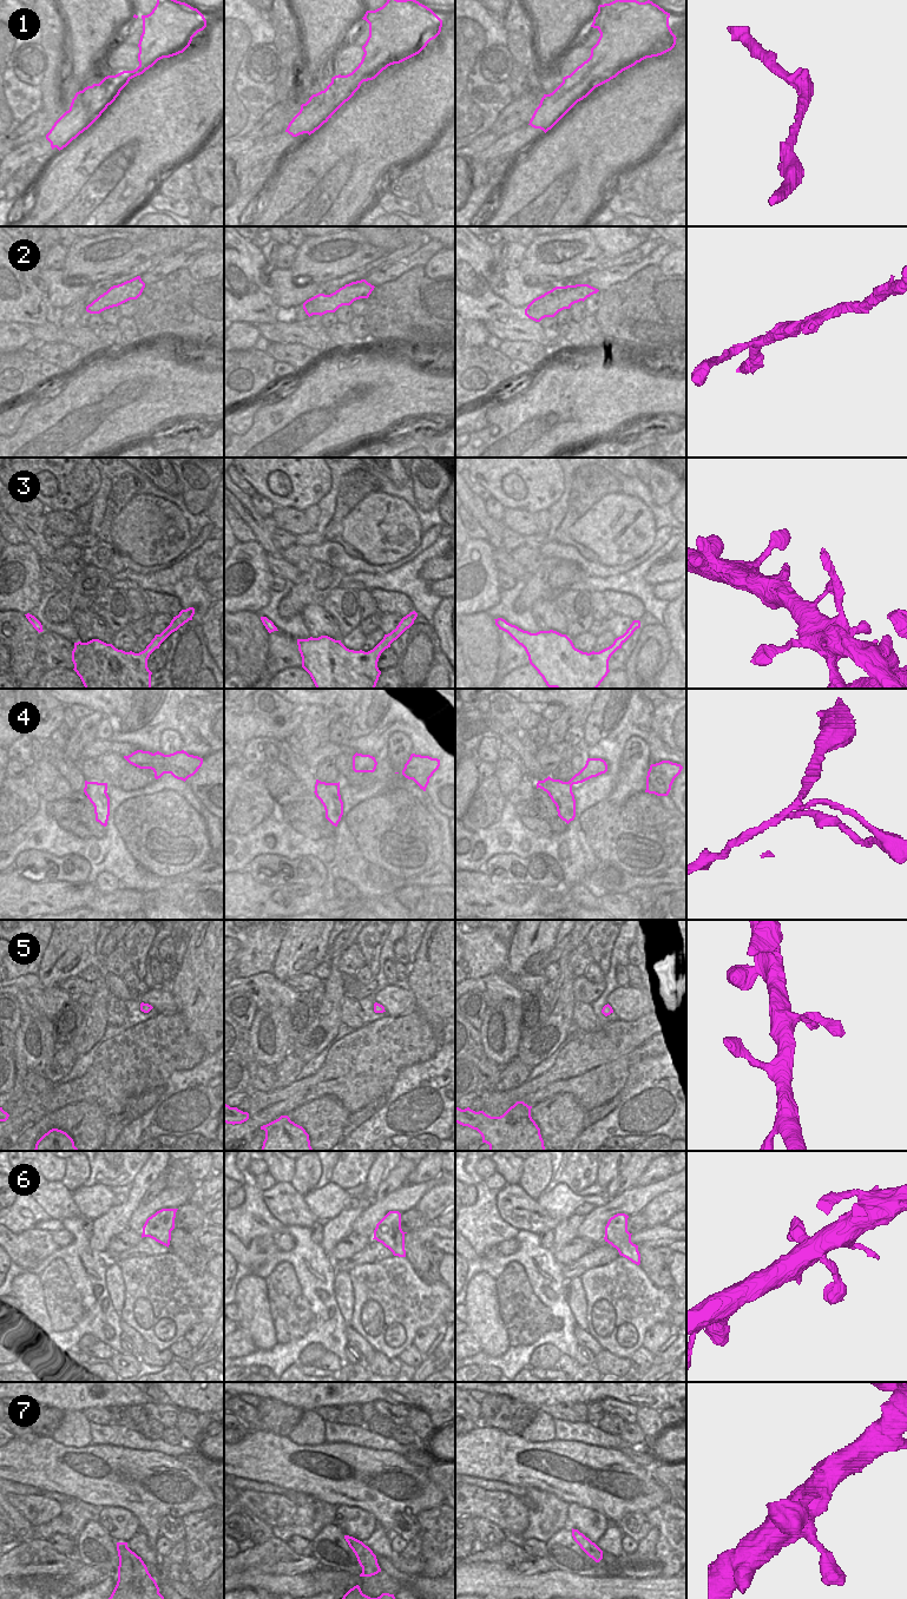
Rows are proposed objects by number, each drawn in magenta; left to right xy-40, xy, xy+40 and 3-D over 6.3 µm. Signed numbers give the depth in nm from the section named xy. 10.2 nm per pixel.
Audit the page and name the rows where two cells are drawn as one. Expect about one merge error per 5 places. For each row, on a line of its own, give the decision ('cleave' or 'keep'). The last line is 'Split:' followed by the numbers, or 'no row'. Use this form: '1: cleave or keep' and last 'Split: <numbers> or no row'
1: keep
2: keep
3: keep
4: cleave
5: keep
6: keep
7: keep
Split: 4

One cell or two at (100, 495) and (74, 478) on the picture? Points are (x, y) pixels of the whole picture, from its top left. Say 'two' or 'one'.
two

